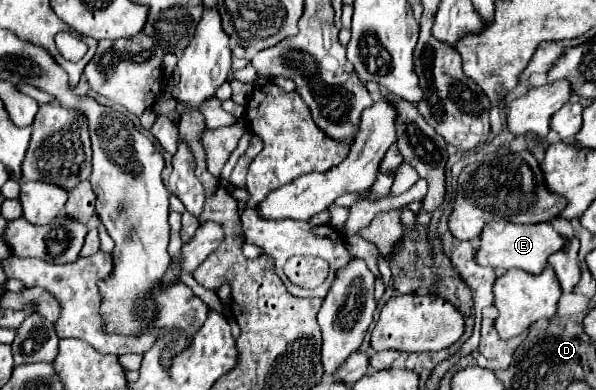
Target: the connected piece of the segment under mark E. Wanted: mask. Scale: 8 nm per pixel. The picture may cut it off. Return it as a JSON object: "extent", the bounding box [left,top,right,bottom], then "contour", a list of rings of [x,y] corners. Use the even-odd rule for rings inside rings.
{"extent":[476,221,564,273],"contour":[[[488,221],[484,225],[480,237],[480,245],[476,251],[476,263],[488,265],[492,269],[522,269],[526,273],[540,273],[548,263],[548,257],[562,249],[564,237],[554,231],[550,223],[536,223],[536,225],[516,225],[510,221]]]}

